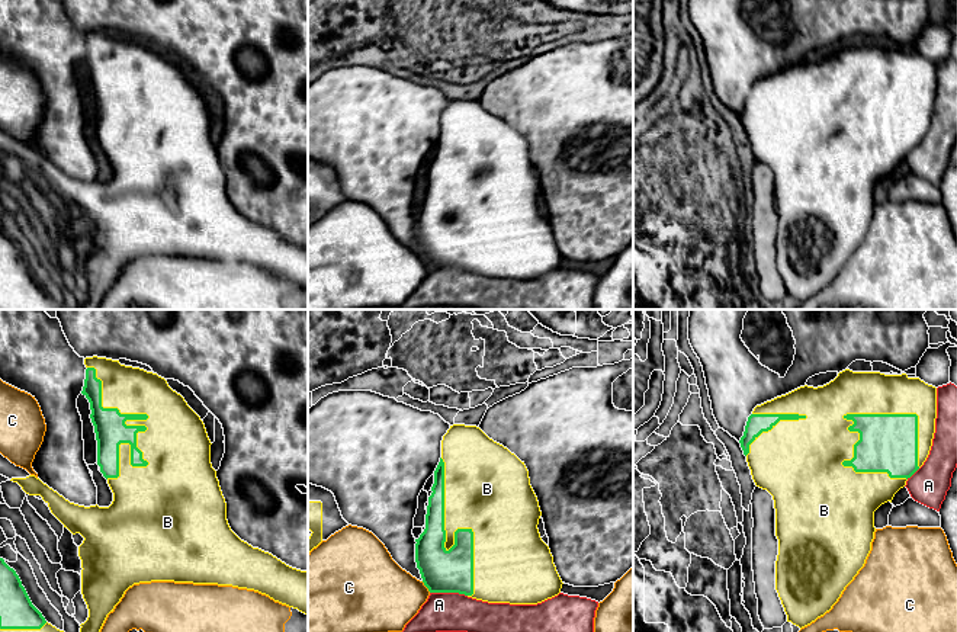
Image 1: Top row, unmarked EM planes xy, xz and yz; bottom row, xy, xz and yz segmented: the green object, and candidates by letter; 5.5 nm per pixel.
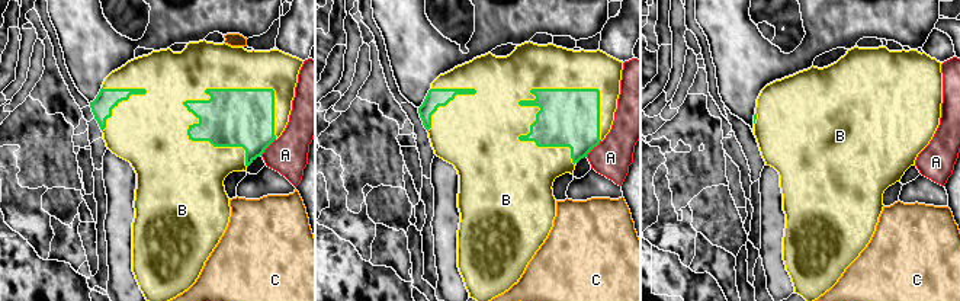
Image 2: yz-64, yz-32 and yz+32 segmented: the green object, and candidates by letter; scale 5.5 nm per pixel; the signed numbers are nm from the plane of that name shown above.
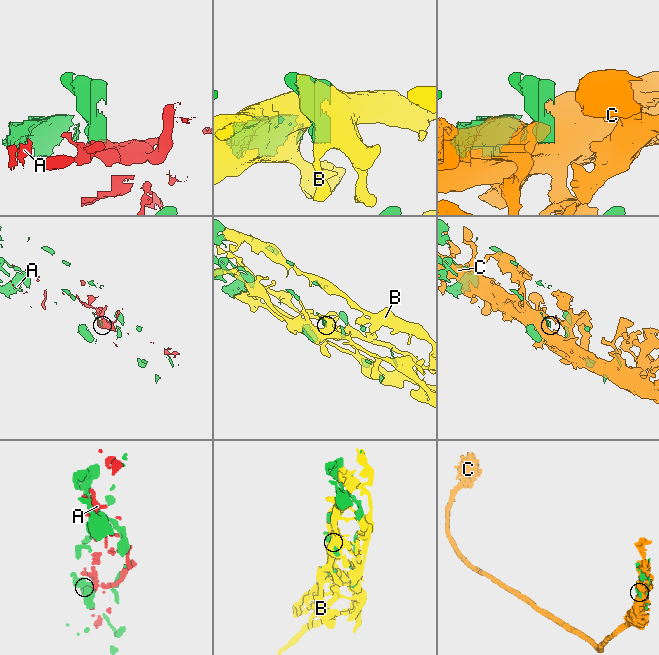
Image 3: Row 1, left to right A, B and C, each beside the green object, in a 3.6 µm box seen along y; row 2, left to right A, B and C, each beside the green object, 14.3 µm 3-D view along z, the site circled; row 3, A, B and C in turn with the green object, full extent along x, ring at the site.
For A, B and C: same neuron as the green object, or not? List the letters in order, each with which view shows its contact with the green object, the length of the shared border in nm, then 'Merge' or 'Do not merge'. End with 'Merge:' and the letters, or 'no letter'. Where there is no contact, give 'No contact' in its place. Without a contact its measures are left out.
A: Touches green in xz. Shared border 200 nm. Do not merge
B: Touches green in xy. Shared border 650 nm. Merge
C: Touches green in xz. Shared border 80 nm. Do not merge
Merge: B

